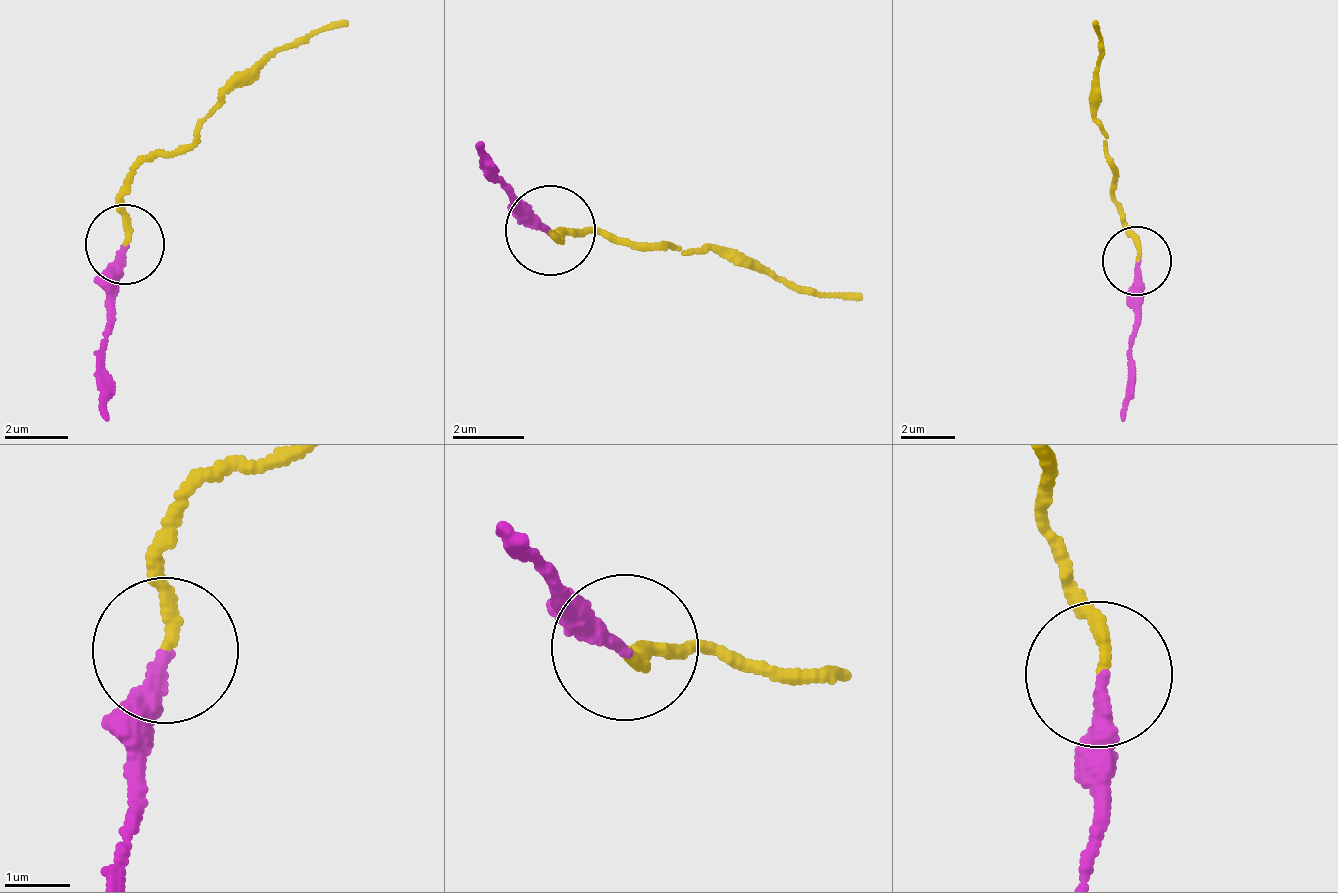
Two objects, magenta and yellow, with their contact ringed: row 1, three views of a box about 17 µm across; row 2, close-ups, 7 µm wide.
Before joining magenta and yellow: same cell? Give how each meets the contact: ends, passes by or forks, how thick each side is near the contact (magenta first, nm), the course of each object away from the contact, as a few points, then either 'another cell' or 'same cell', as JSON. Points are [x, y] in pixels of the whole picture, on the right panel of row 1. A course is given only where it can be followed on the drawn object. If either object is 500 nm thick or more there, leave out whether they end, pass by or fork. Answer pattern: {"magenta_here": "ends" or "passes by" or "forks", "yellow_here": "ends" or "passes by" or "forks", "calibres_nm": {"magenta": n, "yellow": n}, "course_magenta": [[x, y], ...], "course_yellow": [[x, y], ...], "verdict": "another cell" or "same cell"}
{"magenta_here": "ends", "yellow_here": "ends", "calibres_nm": {"magenta": 240, "yellow": 170}, "course_magenta": [[1138, 262], [1120, 422]], "course_yellow": [[1138, 262], [1132, 224], [1112, 191], [1111, 175], [1090, 100], [1106, 53], [1094, 18]], "verdict": "same cell"}

